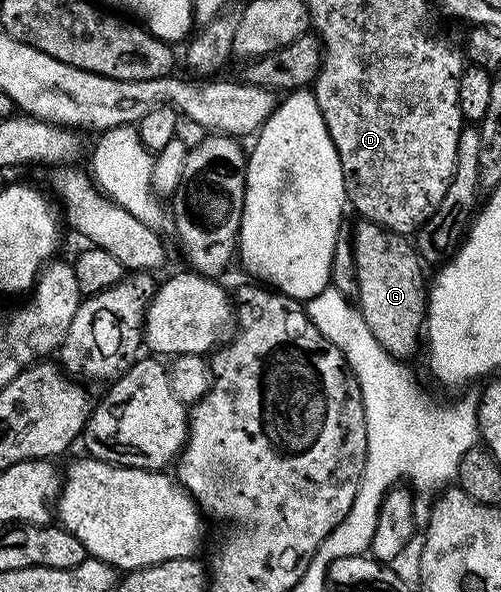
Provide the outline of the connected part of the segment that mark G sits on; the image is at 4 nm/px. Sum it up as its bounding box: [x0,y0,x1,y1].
[352,220,427,360]

